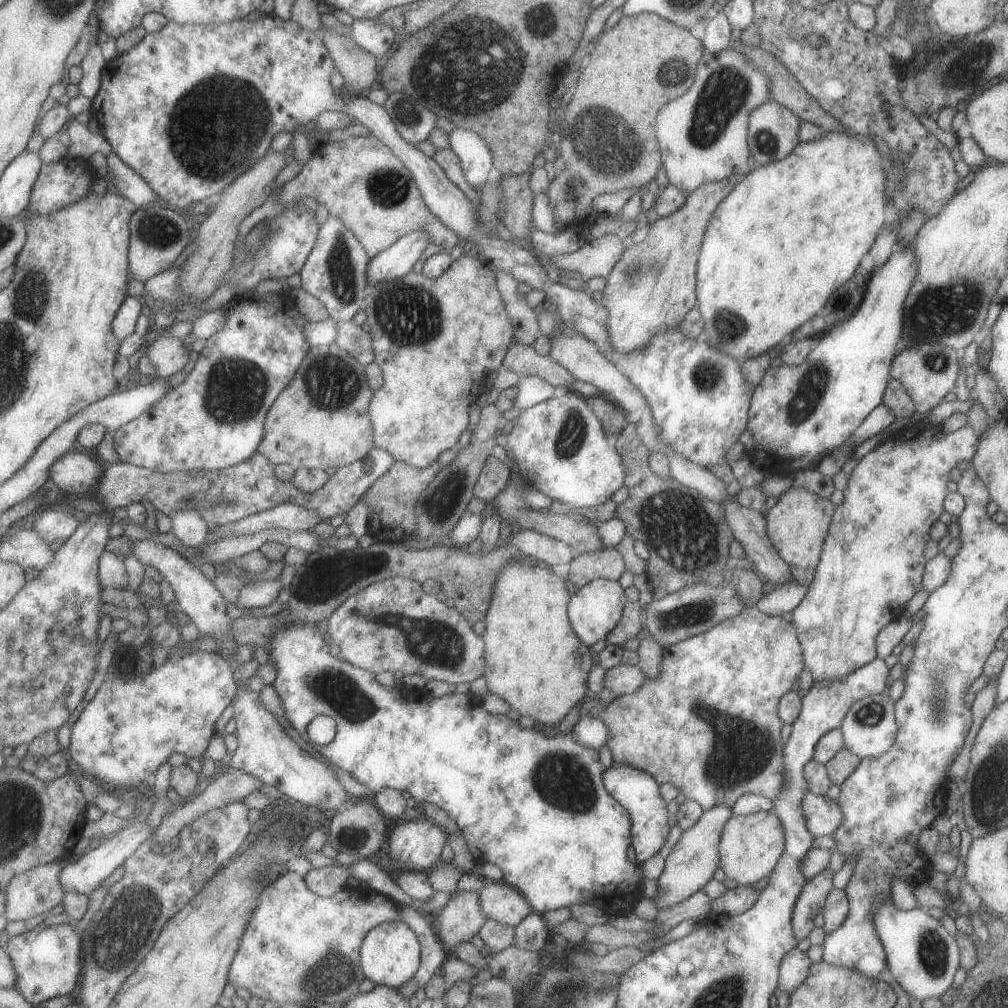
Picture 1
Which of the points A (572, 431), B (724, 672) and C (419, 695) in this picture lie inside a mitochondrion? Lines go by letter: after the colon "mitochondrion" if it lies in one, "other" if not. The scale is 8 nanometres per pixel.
A: mitochondrion
B: other
C: other

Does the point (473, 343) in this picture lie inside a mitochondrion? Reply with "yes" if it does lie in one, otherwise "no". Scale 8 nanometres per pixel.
no

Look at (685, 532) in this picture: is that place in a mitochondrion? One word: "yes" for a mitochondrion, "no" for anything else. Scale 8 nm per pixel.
yes

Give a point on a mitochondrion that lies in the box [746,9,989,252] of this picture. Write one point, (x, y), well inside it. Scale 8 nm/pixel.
(968, 65)

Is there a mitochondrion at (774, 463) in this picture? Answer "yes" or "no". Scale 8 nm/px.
no

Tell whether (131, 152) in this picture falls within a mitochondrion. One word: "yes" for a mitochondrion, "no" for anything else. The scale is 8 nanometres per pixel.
no

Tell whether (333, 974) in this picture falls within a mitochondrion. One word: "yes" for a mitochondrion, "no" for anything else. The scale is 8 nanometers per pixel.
yes

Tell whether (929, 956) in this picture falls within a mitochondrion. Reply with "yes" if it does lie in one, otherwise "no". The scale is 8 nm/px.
yes

